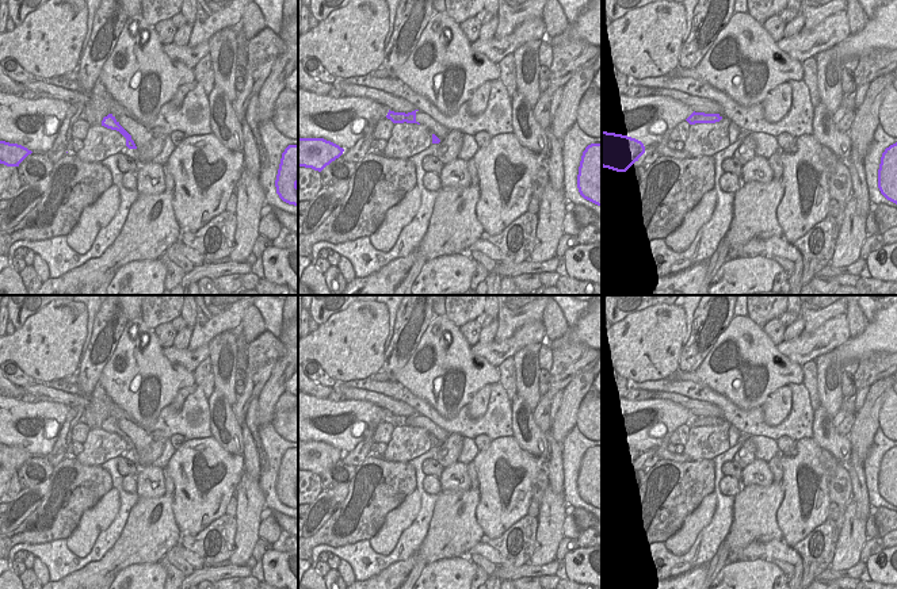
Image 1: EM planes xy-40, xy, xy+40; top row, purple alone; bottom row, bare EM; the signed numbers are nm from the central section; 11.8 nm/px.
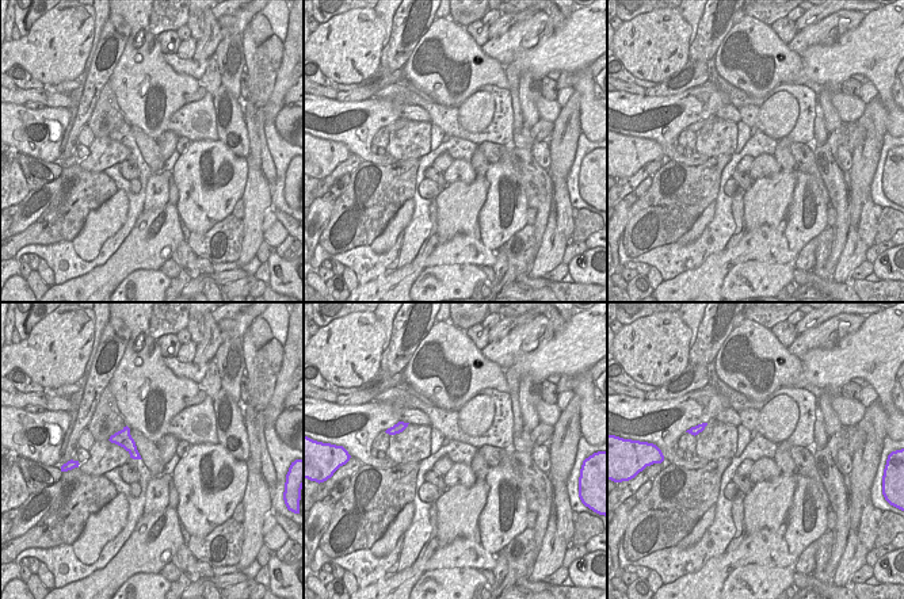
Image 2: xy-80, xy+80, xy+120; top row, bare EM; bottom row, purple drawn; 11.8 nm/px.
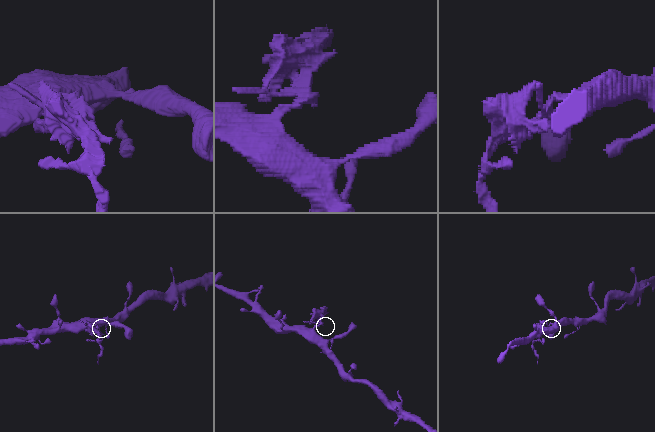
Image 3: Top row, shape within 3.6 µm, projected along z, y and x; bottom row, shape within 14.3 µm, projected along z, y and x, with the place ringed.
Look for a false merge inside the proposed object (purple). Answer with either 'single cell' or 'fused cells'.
fused cells

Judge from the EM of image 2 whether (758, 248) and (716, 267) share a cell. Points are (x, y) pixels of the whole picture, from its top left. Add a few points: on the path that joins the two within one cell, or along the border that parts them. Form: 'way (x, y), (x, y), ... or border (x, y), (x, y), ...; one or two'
way (747, 248), (727, 259); one

